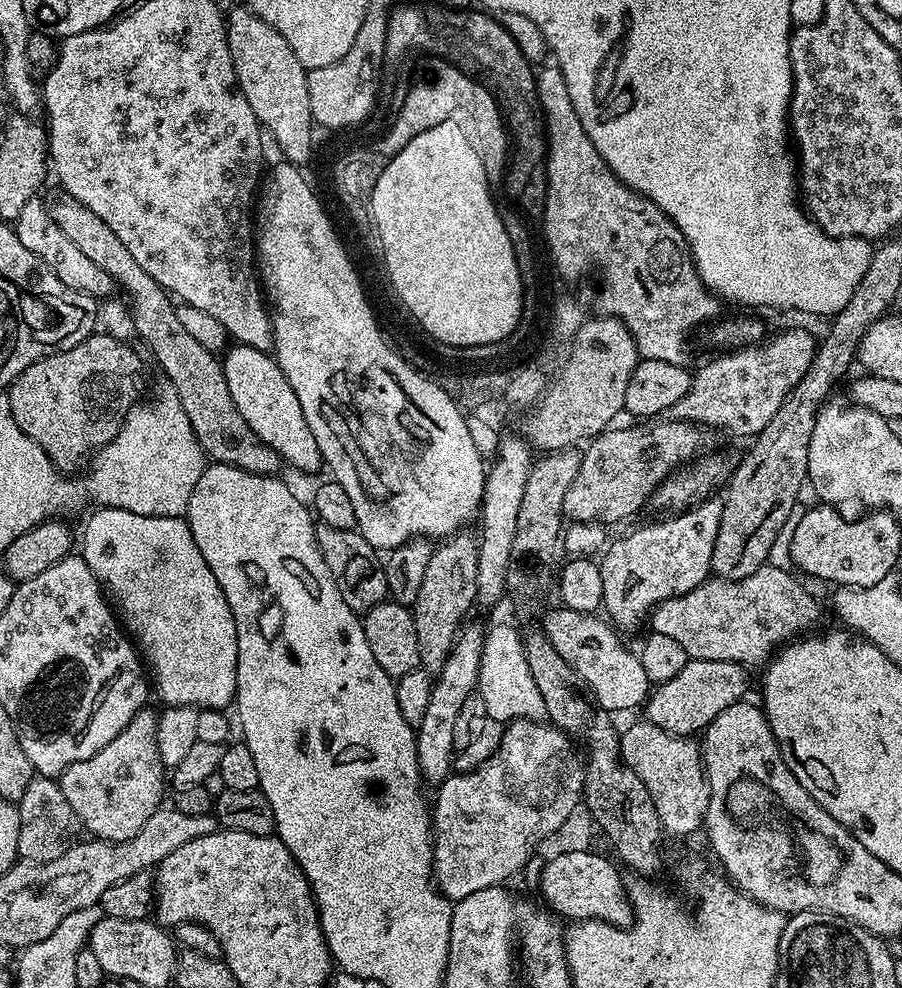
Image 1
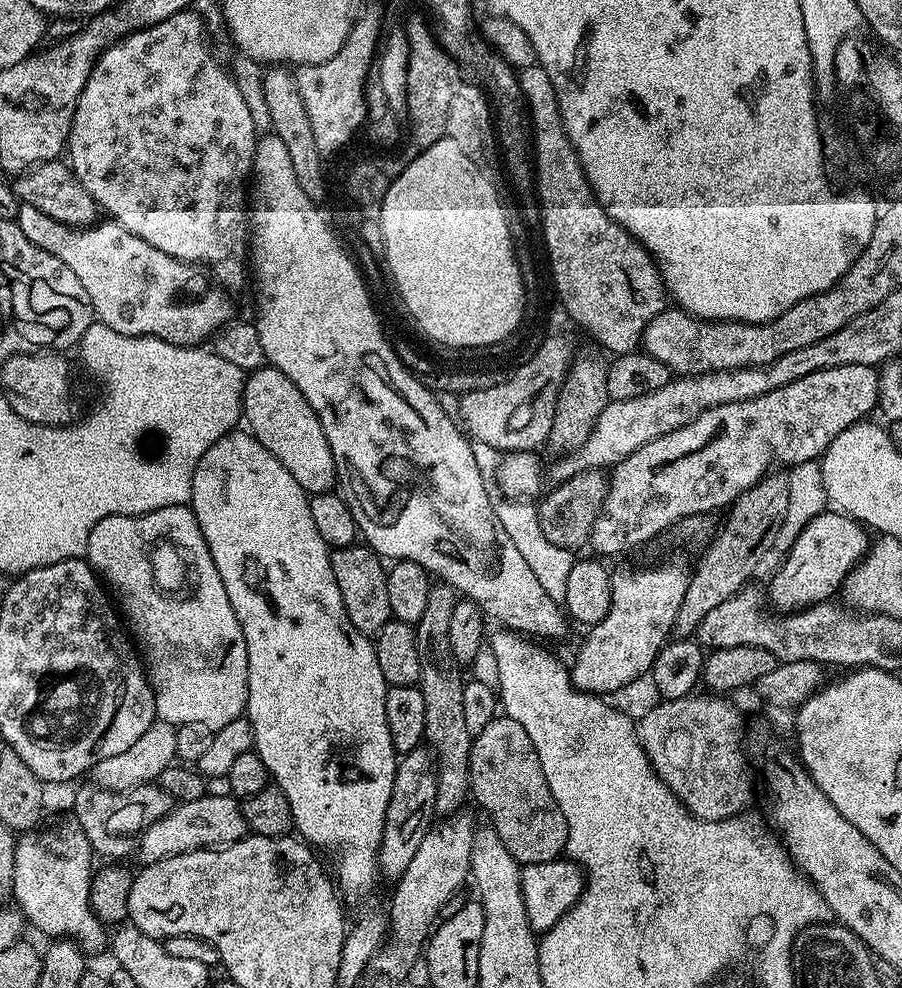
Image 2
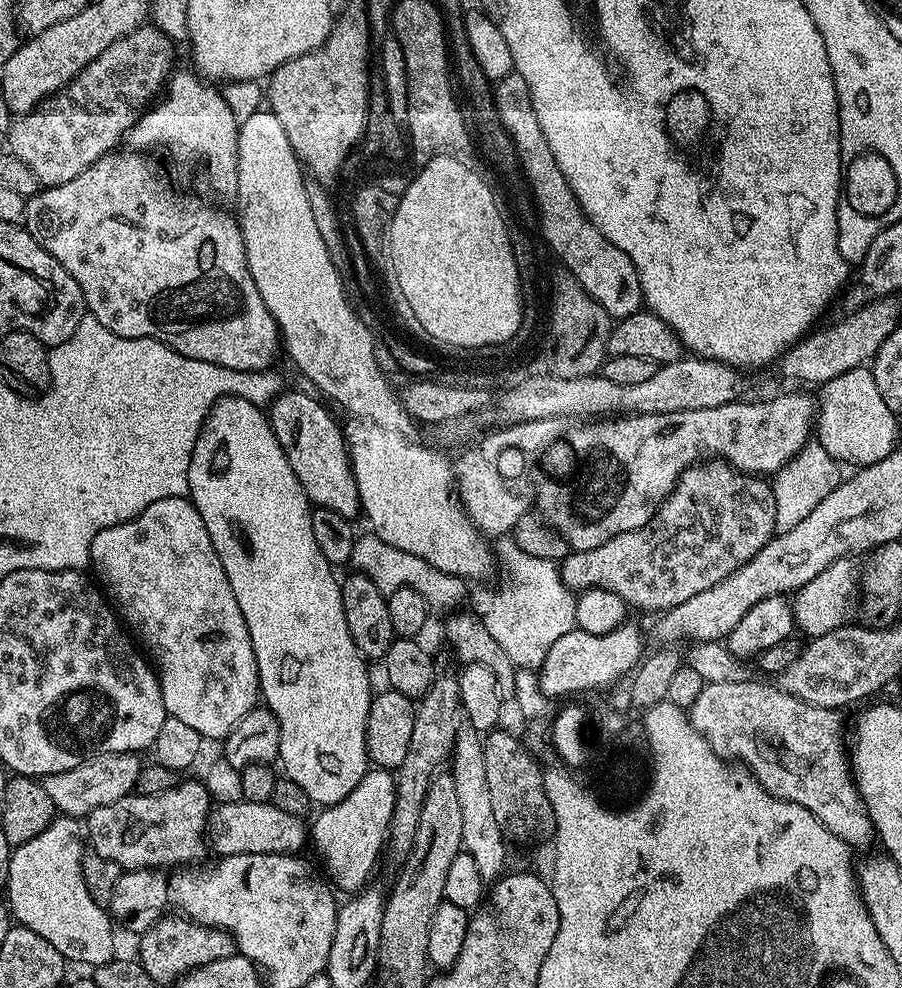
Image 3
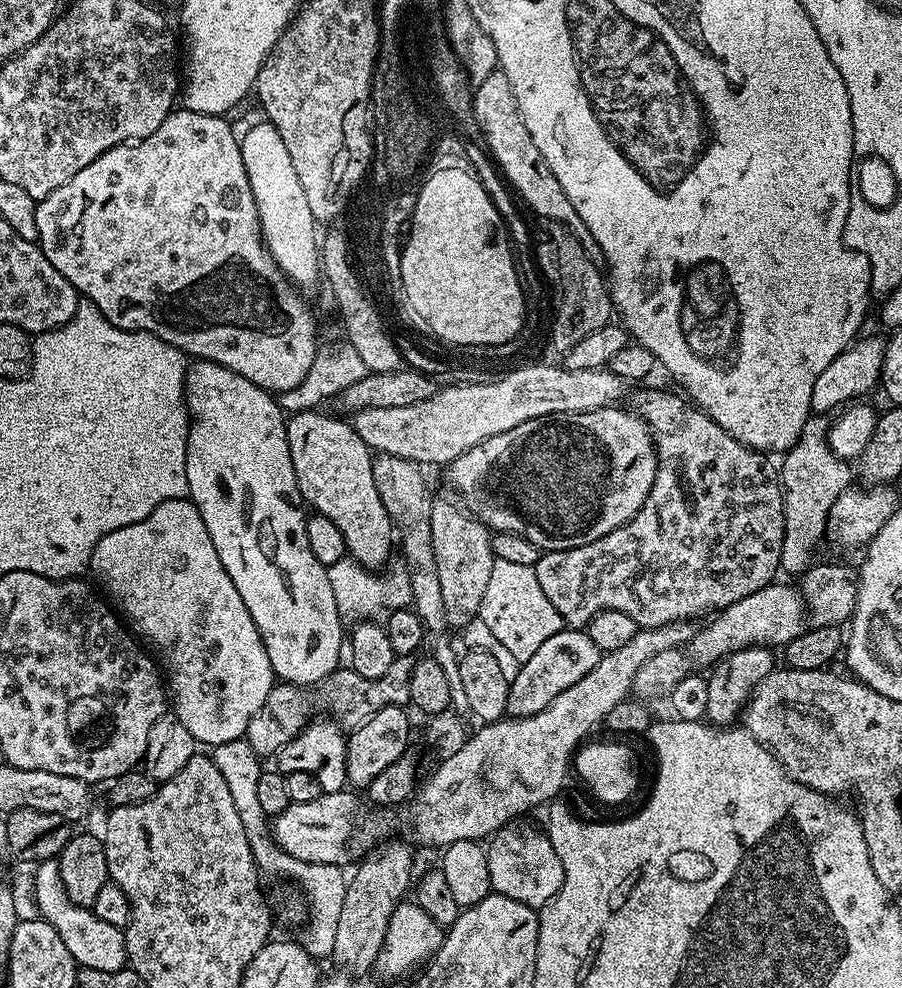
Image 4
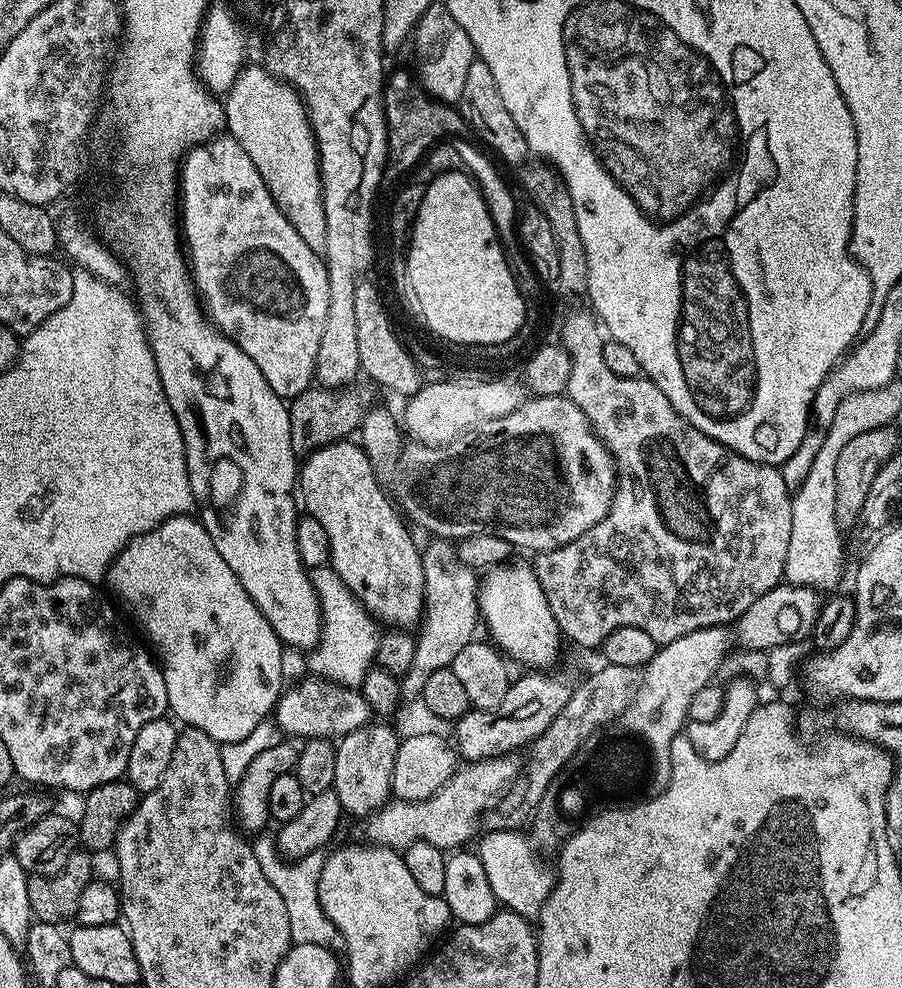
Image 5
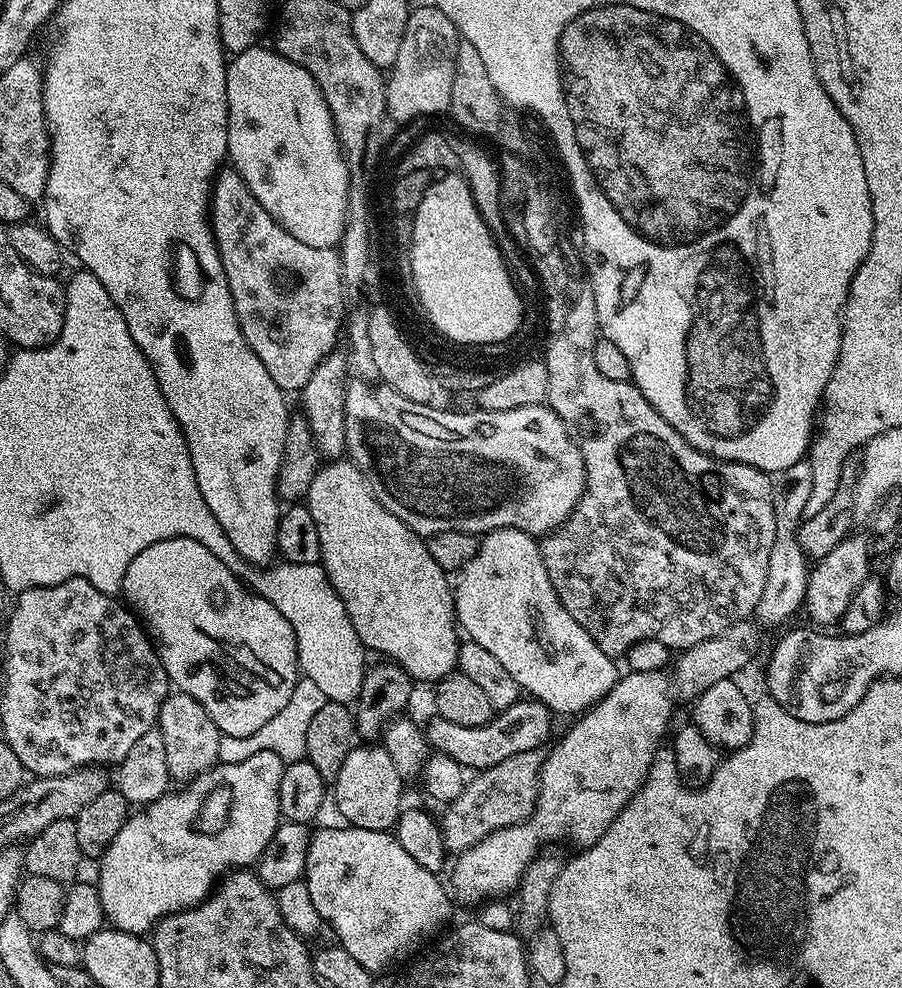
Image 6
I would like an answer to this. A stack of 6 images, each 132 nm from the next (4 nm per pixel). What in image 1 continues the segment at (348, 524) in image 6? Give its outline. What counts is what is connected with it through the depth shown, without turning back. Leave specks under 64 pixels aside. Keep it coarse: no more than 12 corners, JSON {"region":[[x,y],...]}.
{"region":[[223,353],[238,414],[285,465],[325,467],[322,450],[269,353]]}

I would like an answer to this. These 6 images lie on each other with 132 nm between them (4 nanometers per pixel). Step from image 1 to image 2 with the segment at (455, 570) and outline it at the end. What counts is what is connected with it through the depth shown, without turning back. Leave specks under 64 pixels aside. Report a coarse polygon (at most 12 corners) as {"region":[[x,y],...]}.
{"region":[[433,583],[414,625],[436,761],[436,811],[470,800],[461,669],[450,648],[458,593]]}

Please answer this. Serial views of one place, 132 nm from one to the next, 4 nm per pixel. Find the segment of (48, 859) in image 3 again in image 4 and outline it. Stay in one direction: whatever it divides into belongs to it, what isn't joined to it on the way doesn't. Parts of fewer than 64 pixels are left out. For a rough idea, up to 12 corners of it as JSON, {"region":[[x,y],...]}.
{"region":[[60,865],[35,868],[39,917],[79,967],[127,965],[123,929],[68,903]]}

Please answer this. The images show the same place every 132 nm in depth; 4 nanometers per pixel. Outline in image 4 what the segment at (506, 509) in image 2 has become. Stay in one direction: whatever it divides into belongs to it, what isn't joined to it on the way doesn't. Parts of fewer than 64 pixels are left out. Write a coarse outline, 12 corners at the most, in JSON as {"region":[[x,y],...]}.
{"region":[[498,558],[477,617],[520,663],[564,628],[535,569]]}

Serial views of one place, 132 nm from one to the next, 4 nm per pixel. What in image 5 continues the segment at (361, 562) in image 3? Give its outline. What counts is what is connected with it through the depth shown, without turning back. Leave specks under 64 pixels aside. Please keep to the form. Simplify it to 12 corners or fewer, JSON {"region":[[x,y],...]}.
{"region":[[332,567],[310,575],[320,599],[313,677],[359,689],[381,625]]}

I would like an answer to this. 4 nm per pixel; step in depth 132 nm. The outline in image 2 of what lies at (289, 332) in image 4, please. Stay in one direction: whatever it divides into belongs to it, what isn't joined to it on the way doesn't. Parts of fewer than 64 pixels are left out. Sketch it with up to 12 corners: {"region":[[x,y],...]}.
{"region":[[21,204],[118,334],[200,346],[229,323],[207,271],[116,220],[68,228]]}

